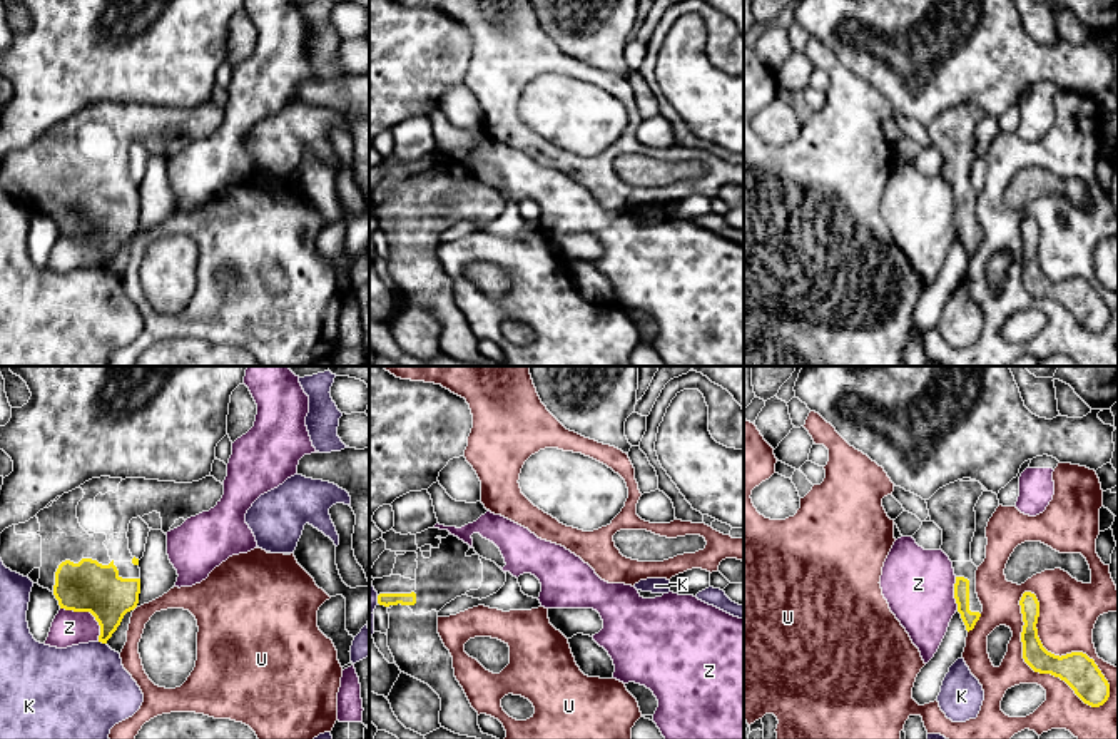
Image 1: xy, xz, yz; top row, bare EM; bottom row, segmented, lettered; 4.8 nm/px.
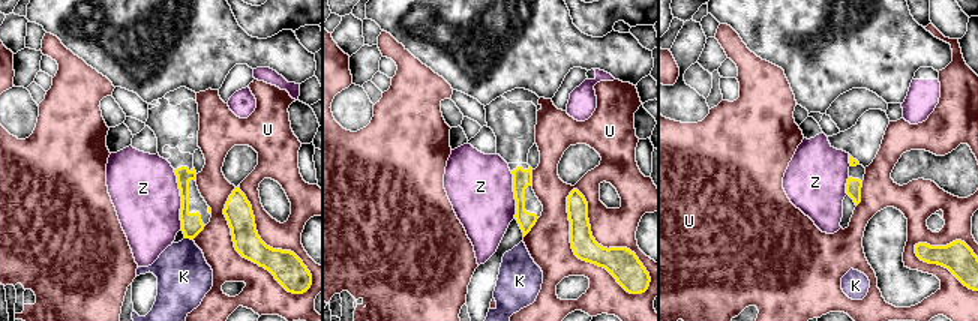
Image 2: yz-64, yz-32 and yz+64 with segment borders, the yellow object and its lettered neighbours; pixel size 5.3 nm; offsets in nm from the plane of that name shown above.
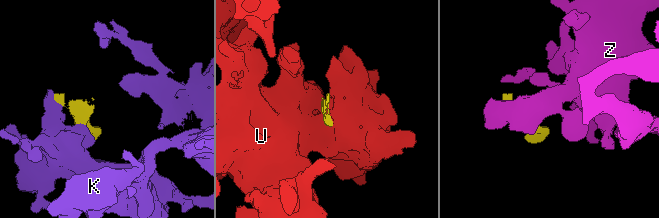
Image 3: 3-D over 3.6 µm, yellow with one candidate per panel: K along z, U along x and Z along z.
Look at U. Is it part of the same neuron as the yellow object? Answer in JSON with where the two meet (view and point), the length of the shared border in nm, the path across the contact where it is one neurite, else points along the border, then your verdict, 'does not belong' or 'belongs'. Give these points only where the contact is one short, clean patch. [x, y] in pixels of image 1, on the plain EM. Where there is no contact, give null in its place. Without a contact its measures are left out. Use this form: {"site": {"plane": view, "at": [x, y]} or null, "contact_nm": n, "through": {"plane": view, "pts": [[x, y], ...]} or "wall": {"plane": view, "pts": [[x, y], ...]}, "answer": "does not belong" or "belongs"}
{"site": {"plane": "yz", "at": [1028, 290]}, "contact_nm": 650, "answer": "does not belong"}

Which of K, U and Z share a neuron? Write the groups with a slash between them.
K / U / Z

